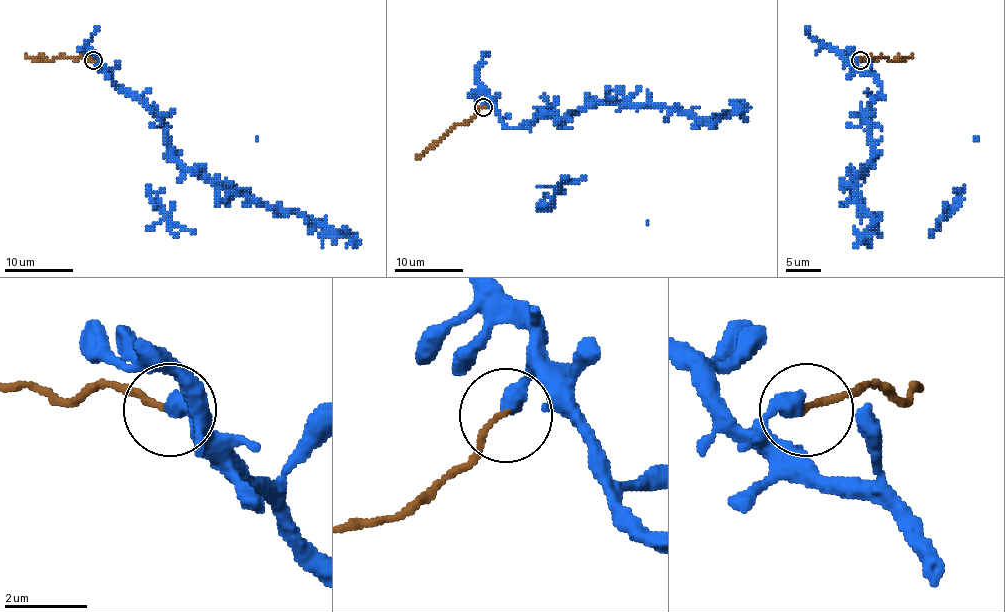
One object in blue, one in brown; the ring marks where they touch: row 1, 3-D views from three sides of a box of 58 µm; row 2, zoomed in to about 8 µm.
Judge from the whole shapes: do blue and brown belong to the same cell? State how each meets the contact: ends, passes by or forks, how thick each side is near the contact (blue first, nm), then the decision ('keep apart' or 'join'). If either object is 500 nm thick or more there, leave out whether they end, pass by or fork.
blue ends; brown ends; calibres 420 and 130 nm; keep apart

